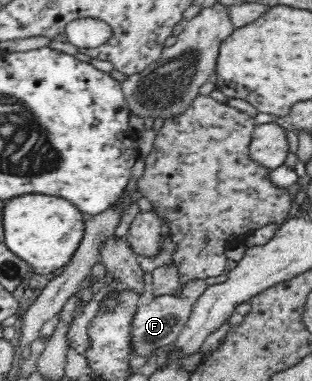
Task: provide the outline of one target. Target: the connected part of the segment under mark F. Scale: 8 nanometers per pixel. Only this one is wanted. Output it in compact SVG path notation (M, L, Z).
M196 279L182 285L178 294L161 295L155 297L147 305L138 306L131 325L132 344L134 344L133 355L148 357L160 348L174 343L188 323L193 305L198 298L206 291L208 285L205 280Z

